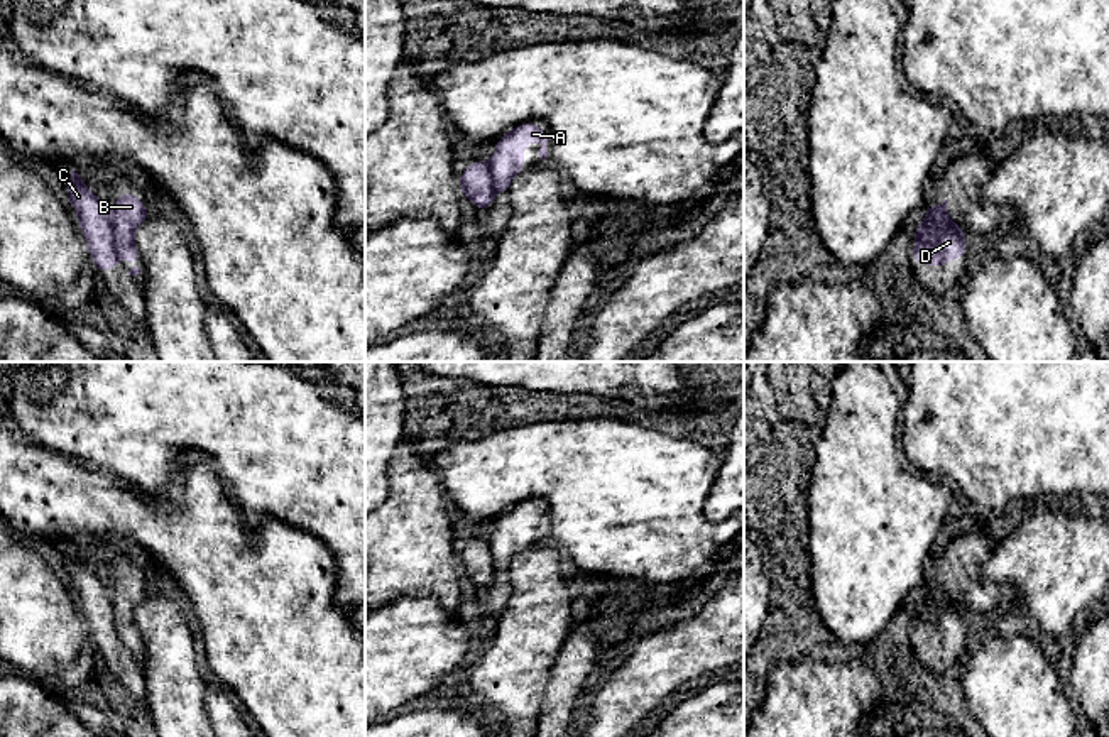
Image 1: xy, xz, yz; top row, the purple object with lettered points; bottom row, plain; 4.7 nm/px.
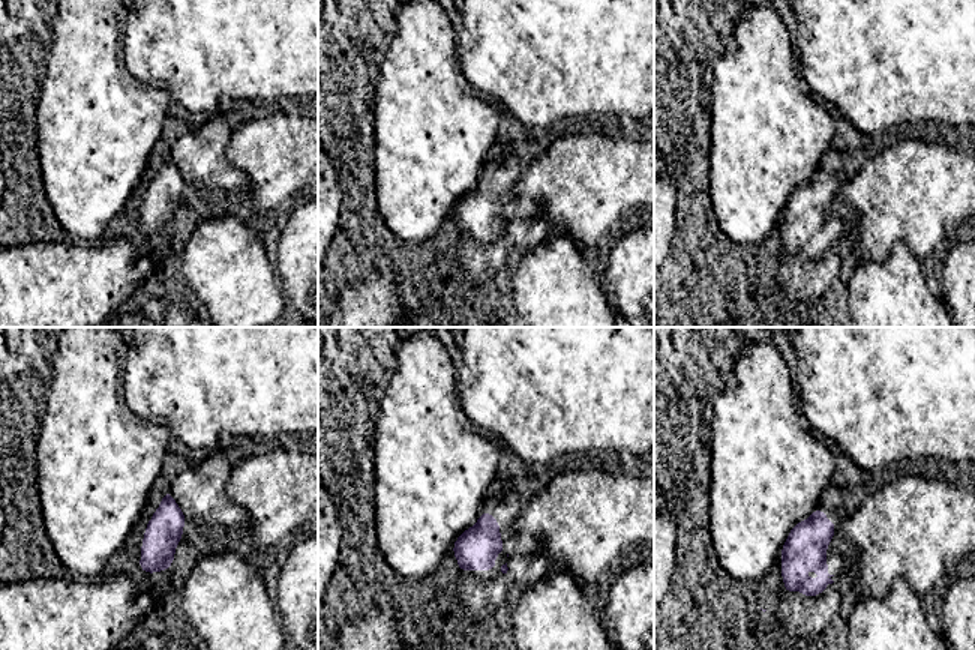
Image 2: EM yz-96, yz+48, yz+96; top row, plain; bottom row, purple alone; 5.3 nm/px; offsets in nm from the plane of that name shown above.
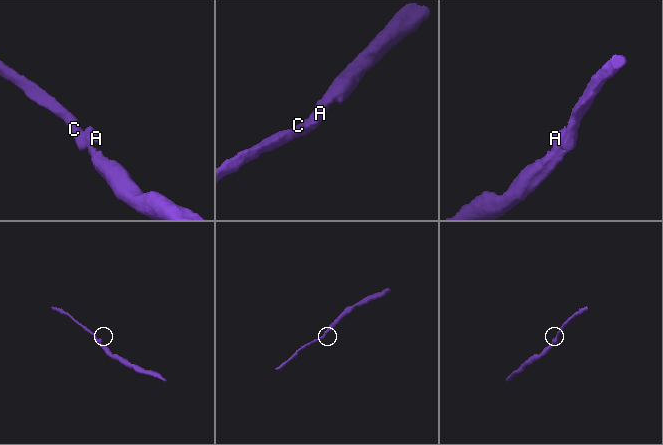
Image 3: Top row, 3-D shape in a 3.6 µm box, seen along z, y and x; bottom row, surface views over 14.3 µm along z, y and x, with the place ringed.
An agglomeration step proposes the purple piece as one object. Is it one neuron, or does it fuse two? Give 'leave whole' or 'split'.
split

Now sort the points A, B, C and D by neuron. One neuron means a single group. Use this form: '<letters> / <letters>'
A B / C D

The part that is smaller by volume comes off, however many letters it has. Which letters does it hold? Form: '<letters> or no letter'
C, D

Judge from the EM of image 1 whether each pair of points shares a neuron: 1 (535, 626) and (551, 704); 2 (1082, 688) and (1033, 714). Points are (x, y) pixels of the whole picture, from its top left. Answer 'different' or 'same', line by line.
1: different
2: different

